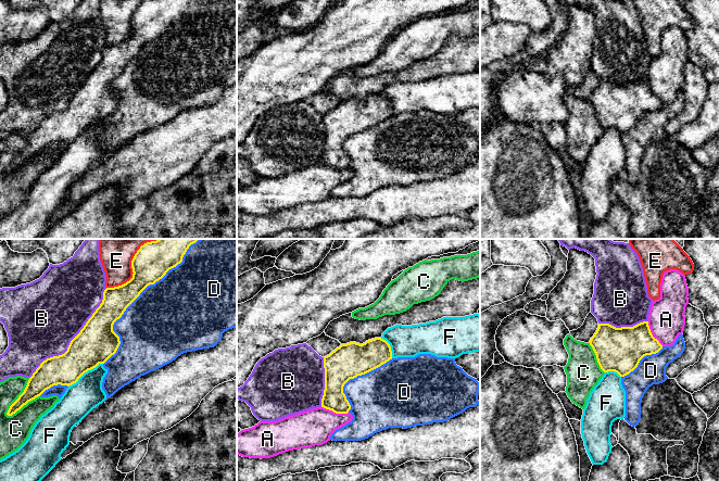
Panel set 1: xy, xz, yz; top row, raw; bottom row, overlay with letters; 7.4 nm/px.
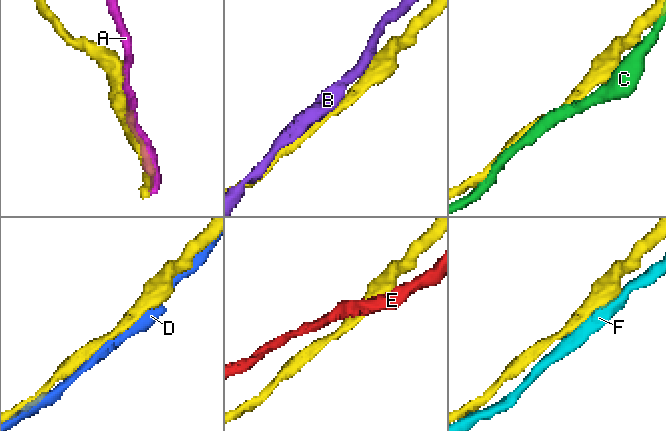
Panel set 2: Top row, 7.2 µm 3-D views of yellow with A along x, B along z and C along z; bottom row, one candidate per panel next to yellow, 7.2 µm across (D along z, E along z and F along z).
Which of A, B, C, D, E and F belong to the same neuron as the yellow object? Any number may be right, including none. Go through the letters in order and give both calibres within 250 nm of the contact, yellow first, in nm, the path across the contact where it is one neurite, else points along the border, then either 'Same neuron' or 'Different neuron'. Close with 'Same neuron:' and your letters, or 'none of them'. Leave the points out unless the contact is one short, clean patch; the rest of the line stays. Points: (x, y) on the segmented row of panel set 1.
A: Thickness 170 nm (yellow) against 260 nm. Different neuron
B: Thickness 300 nm (yellow) against 500 nm. Different neuron
C: Thickness 170 nm (yellow) against 220 nm. Different neuron
D: Thickness 260 nm (yellow) against 500 nm. Different neuron
E: Thickness 280 nm (yellow) against 320 nm. Different neuron
F: Thickness 300 nm (yellow) against 240 nm. Different neuron
Same neuron: none of them

